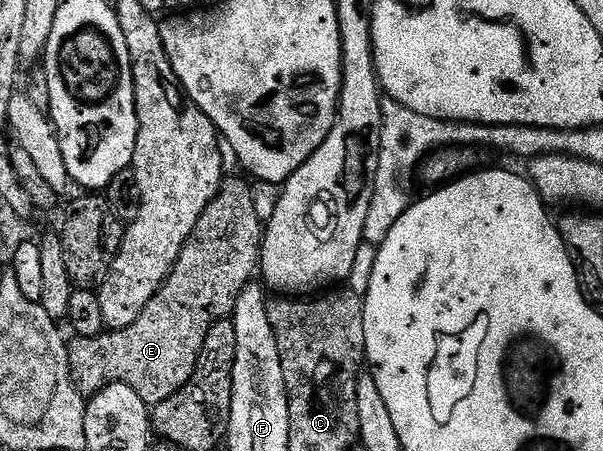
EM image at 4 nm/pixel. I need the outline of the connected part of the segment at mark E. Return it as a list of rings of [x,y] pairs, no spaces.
[[[225,176],[219,195],[202,211],[202,219],[198,219],[190,239],[186,239],[167,281],[130,327],[105,331],[98,337],[76,337],[74,343],[68,345],[68,366],[79,393],[91,395],[108,385],[122,383],[134,387],[148,406],[155,407],[188,384],[196,370],[202,343],[206,343],[206,335],[210,335],[210,327],[233,316],[236,300],[260,268],[266,225],[254,211],[253,186],[240,177]]]

